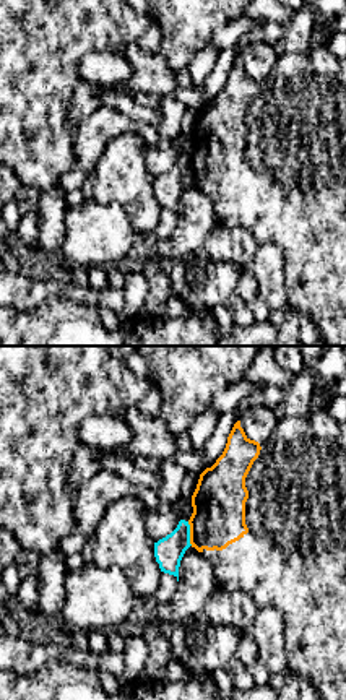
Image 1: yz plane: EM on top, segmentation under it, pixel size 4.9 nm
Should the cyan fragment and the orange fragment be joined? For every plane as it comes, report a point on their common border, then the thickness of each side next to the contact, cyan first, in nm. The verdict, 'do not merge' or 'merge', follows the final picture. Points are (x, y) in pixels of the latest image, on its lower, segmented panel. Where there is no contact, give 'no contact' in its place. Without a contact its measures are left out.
(189, 533) | 140/260 nm

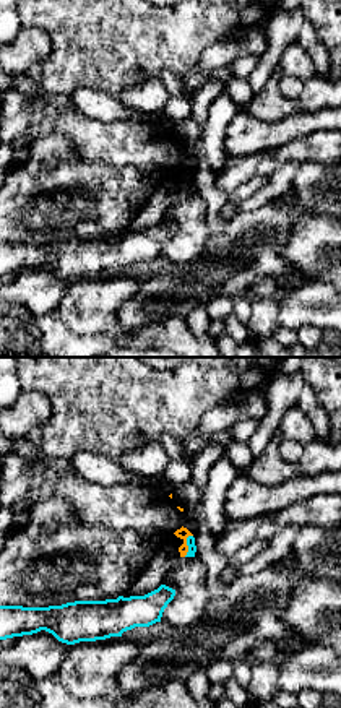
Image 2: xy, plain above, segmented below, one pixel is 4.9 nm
(187, 544) | 50/60 nm

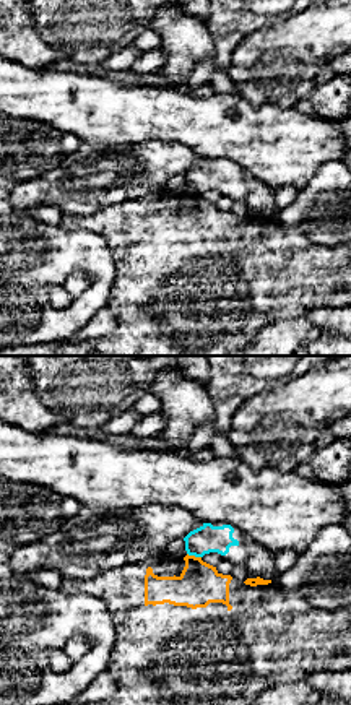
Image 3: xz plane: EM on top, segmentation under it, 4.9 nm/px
(194, 554) | 140/200 nm

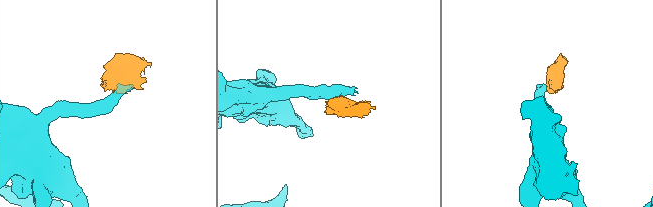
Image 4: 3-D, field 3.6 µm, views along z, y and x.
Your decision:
do not merge

